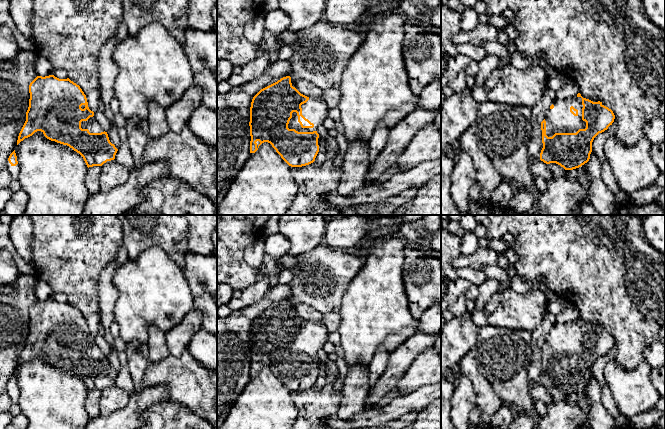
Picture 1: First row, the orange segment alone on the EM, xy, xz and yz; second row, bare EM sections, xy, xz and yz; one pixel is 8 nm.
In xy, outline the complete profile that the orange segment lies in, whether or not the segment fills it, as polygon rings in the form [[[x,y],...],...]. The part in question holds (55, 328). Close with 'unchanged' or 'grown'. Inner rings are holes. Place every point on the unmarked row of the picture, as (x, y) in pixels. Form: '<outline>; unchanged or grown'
[[[37,300],[29,309],[29,317],[26,345],[19,357],[17,369],[35,356],[41,355],[47,363],[67,369],[79,377],[88,392],[102,390],[115,383],[118,373],[110,366],[107,356],[94,341],[94,336],[89,333],[86,319],[79,309],[69,302]]]; grown

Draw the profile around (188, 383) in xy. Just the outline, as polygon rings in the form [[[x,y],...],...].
[[[188,350],[179,357],[170,354],[157,363],[150,363],[142,385],[143,388],[162,386],[167,390],[165,401],[185,406],[217,429],[217,371],[206,369]]]

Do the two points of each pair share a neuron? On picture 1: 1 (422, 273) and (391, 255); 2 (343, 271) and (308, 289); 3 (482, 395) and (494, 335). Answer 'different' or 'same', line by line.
1: different
2: same
3: different

